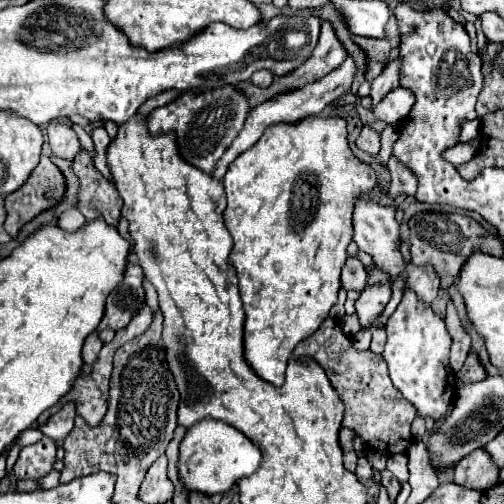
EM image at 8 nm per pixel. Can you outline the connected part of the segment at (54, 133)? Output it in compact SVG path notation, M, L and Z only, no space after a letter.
M52 122L48 126L48 142L52 148L52 154L64 160L74 160L74 156L80 152L80 140L72 126Z

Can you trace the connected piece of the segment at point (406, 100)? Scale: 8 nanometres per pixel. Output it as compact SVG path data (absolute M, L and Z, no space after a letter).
M396 88L396 90L388 92L388 96L384 96L384 100L374 108L374 116L388 124L402 122L410 114L414 100L416 100L416 96L410 90Z

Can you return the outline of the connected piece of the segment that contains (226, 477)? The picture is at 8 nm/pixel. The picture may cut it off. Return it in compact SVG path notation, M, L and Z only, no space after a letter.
M204 418L188 428L186 436L180 442L180 458L178 458L178 476L188 492L202 492L206 496L228 492L240 478L250 476L260 466L262 454L252 440L248 440L242 432L232 428L226 422Z

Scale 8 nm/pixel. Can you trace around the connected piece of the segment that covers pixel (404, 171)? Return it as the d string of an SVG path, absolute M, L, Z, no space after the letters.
M390 156L388 160L388 170L392 174L392 184L390 184L390 198L396 198L398 194L406 194L406 196L414 196L416 188L418 188L418 180L412 176L410 168L404 168L404 164L400 164L400 160L396 160L394 156Z

